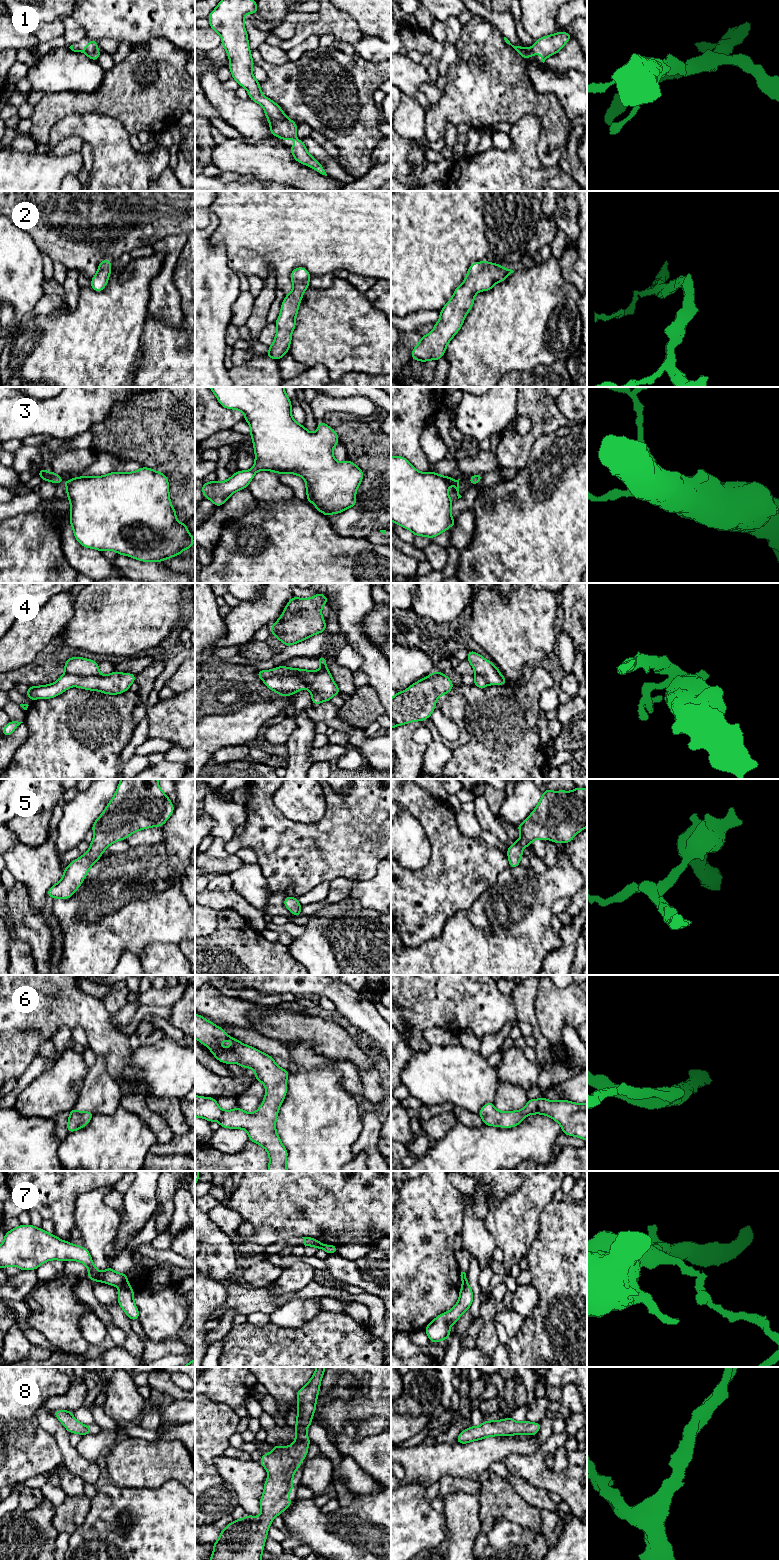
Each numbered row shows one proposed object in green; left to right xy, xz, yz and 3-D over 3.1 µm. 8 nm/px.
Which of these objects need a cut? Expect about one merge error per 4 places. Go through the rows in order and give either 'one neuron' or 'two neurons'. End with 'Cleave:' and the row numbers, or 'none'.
1: one neuron
2: one neuron
3: one neuron
4: two neurons
5: one neuron
6: one neuron
7: two neurons
8: one neuron
Cleave: 4, 7

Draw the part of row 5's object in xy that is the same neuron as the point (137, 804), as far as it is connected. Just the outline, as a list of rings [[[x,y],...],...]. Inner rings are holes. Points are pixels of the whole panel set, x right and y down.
[[[121,779],[113,798],[91,827],[94,837],[90,849],[64,868],[62,879],[49,888],[47,895],[53,899],[71,898],[83,883],[89,869],[112,843],[125,840],[137,831],[163,826],[173,811],[174,805],[159,787],[158,779]]]

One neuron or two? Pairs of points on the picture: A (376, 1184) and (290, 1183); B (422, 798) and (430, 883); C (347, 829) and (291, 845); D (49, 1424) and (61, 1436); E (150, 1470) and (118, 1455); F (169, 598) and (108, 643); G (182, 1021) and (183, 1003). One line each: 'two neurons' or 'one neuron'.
A: one neuron
B: one neuron
C: one neuron
D: one neuron
E: one neuron
F: one neuron
G: one neuron

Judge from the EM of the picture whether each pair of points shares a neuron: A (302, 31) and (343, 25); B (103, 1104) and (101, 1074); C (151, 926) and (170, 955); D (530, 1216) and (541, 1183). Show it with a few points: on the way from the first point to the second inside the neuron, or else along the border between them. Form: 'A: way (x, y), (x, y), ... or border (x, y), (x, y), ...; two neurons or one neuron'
A: way (312, 29), (324, 25), (333, 25); one neuron
B: way (103, 1097), (101, 1094), (101, 1081); one neuron
C: border (177, 943), (152, 942), (141, 954); two neurons
D: way (527, 1208), (527, 1202), (536, 1191); one neuron

